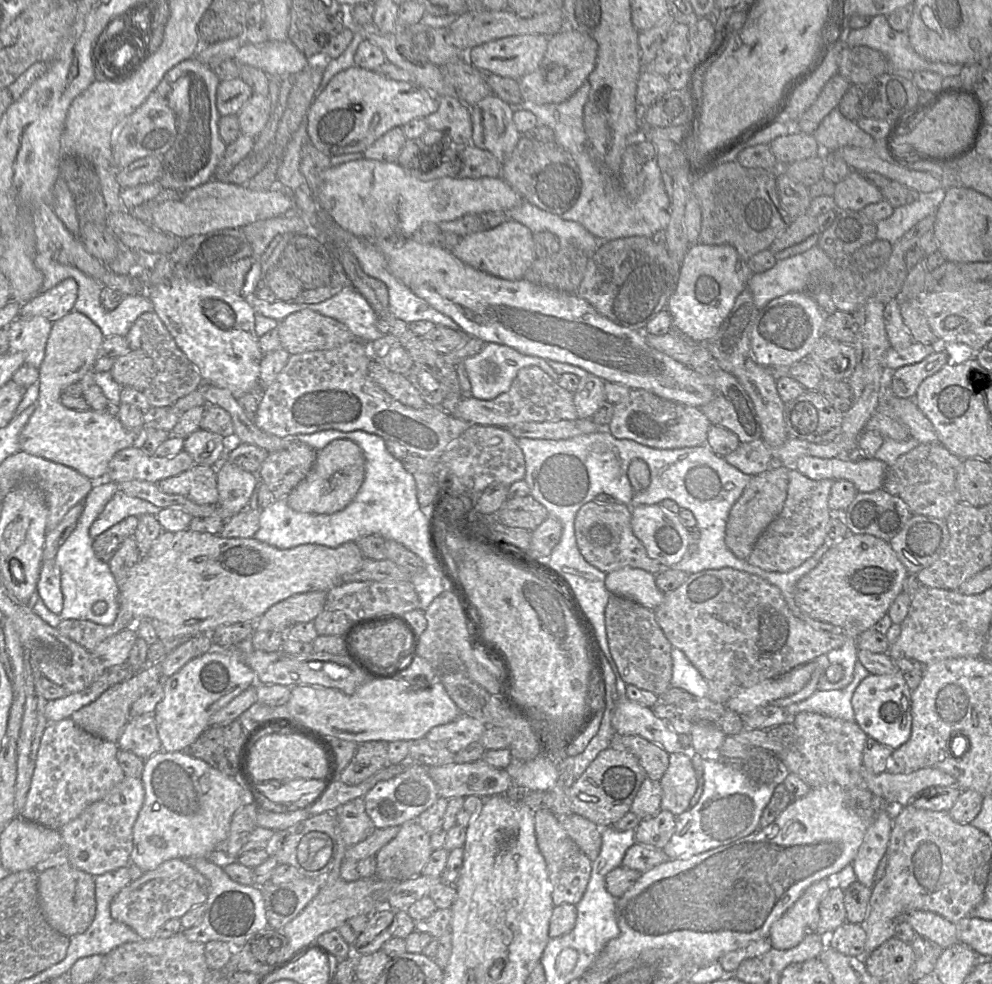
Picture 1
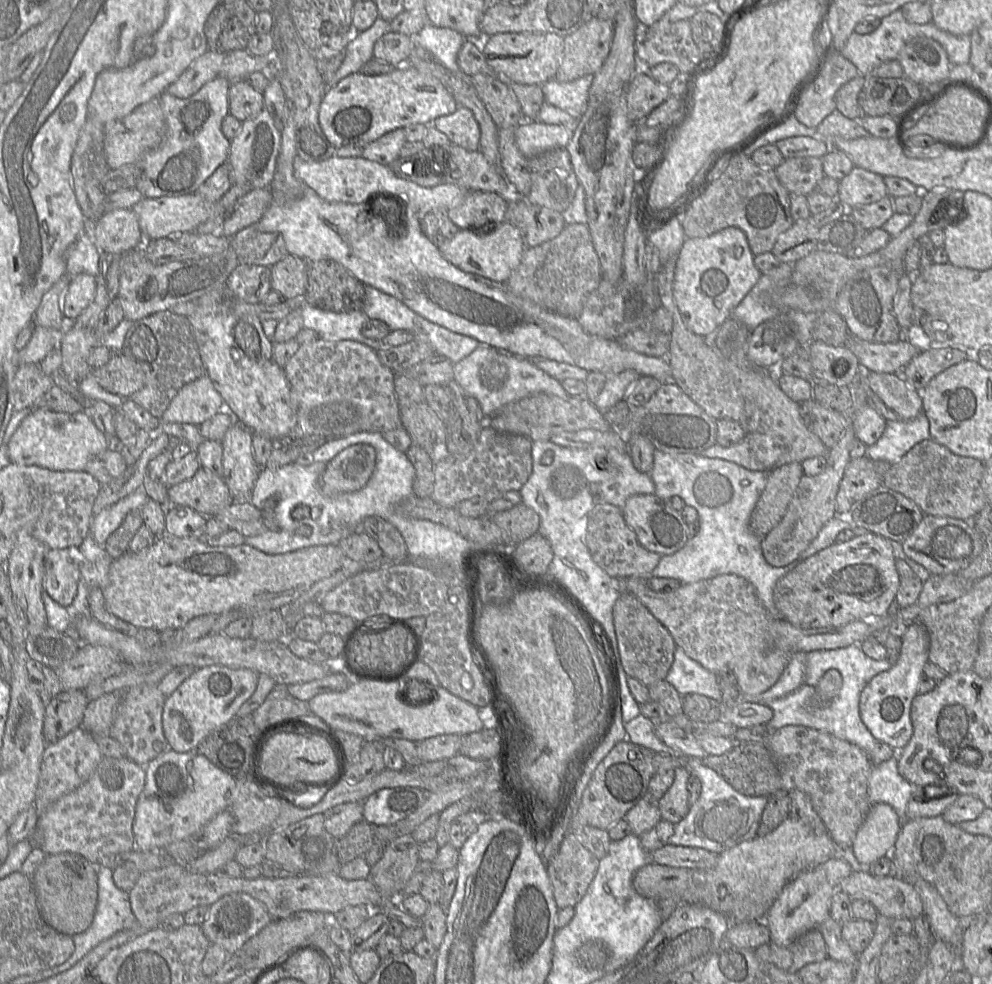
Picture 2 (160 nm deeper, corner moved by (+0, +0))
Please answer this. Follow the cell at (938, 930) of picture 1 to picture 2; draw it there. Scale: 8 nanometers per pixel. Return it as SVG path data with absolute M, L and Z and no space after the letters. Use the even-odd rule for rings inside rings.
M864 868L844 878L838 889L852 899L865 899L888 919L908 918L914 920L924 914L920 895L906 880L887 875L877 877Z

